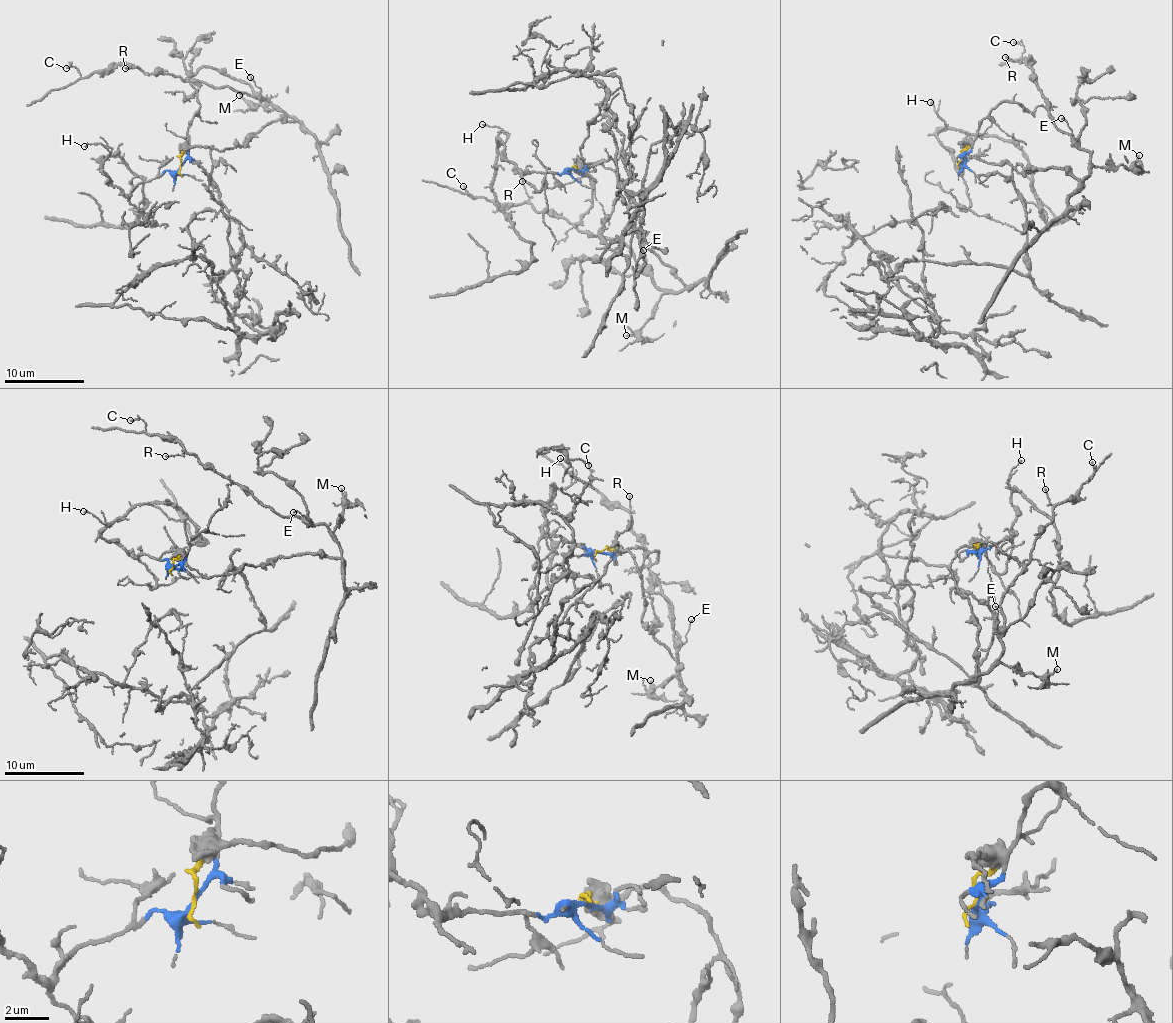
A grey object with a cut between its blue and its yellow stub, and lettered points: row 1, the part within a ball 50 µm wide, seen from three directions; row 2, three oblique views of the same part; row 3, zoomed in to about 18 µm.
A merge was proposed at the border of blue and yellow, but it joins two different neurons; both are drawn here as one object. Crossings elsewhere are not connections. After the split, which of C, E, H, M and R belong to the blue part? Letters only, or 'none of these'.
H

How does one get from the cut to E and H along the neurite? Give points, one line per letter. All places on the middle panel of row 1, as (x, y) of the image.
E: (573, 169), (588, 163), (612, 168), (638, 240), (684, 287), (657, 288), (642, 249)
H: (573, 169), (557, 175), (518, 170), (505, 157), (498, 139), (502, 143), (507, 137), (497, 126), (481, 125)

